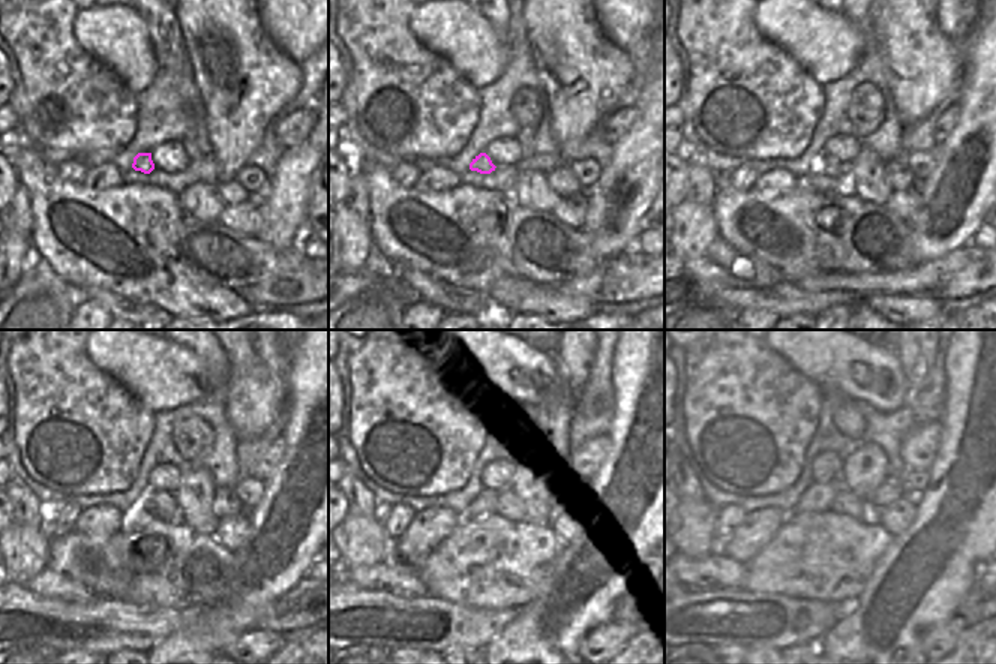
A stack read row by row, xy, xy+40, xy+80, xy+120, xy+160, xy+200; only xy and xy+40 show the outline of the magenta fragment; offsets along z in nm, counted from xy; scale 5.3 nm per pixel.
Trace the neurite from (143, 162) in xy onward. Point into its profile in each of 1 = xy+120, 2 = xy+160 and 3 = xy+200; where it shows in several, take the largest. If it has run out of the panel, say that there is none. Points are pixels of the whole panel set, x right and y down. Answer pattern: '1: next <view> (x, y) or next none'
1: next xy+120 (161, 504)
2: next xy+160 (507, 505)
3: next xy+200 (846, 504)

